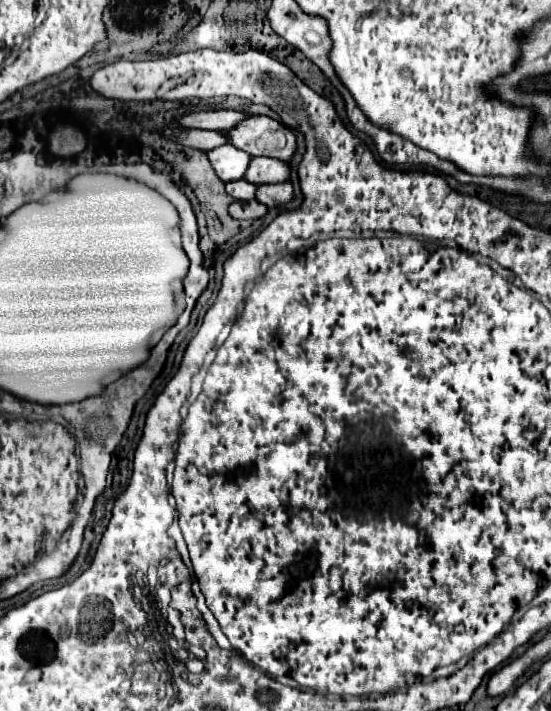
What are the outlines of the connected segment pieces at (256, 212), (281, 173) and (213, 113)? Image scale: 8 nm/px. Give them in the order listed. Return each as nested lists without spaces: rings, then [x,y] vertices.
[[[236,200],[230,204],[228,212],[232,218],[238,218],[238,220],[256,220],[256,218],[266,216],[268,208],[264,204],[260,204],[258,200],[250,200],[250,202],[238,202]]]
[[[252,158],[246,180],[252,184],[280,184],[290,180],[290,166],[274,158]]]
[[[202,110],[188,116],[178,118],[178,122],[186,128],[200,128],[200,130],[216,130],[216,132],[228,132],[238,122],[246,120],[248,114],[236,112],[236,110]]]

